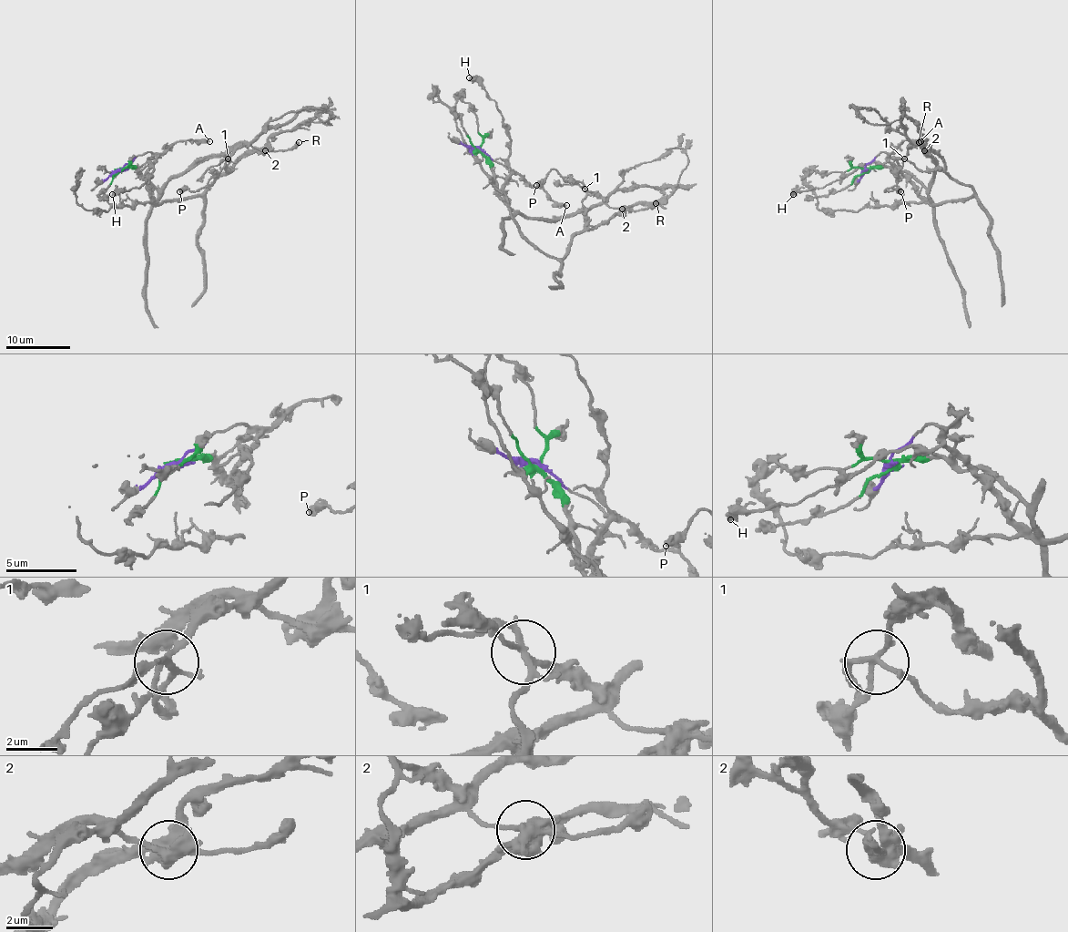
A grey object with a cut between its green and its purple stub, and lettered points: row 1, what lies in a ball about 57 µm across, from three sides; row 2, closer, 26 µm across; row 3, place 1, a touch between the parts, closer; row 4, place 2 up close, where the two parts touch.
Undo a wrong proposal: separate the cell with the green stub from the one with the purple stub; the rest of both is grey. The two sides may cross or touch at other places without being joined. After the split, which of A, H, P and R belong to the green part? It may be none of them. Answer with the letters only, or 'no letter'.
P, R

